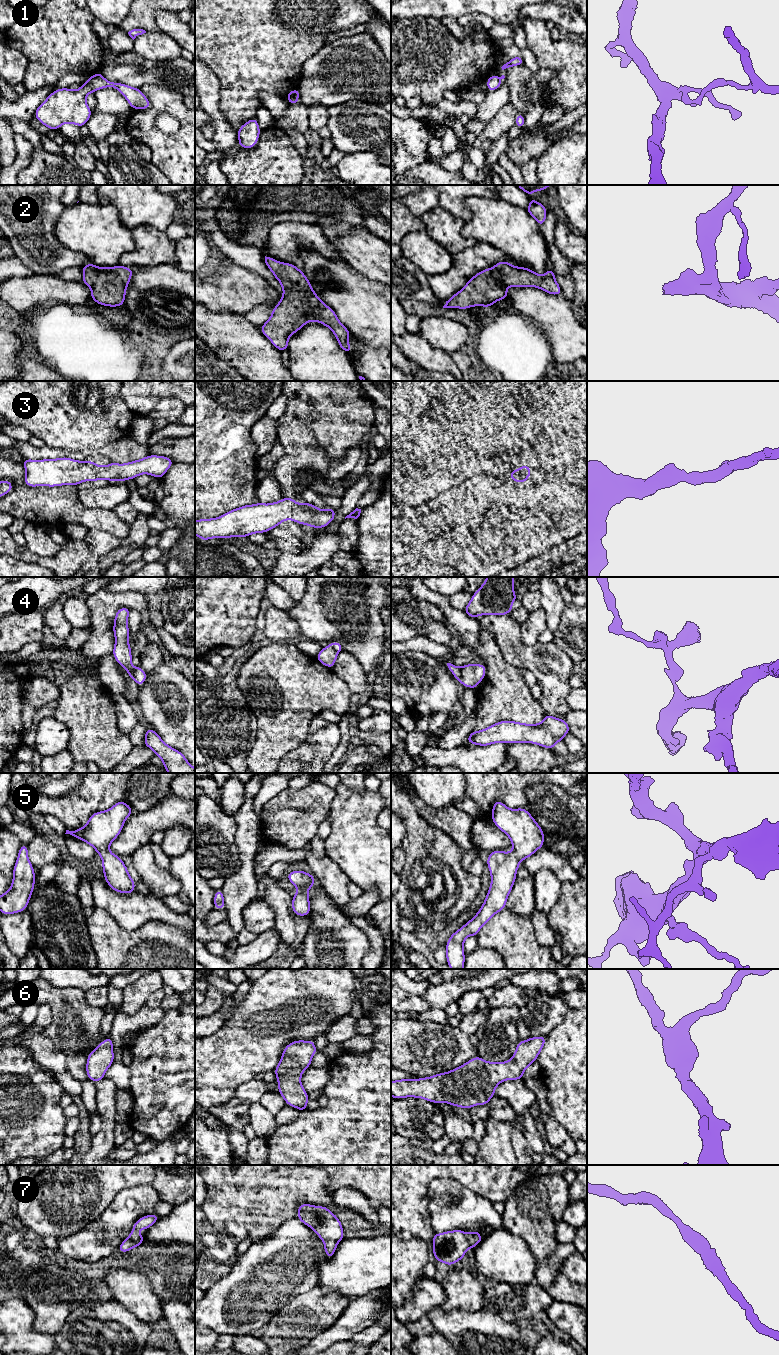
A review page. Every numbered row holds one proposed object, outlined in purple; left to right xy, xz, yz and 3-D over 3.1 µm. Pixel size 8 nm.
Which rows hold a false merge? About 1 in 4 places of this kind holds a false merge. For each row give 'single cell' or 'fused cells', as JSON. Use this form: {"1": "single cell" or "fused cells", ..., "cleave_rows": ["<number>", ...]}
{"1": "fused cells", "2": "single cell", "3": "single cell", "4": "fused cells", "5": "single cell", "6": "single cell", "7": "single cell", "cleave_rows": ["1", "4"]}

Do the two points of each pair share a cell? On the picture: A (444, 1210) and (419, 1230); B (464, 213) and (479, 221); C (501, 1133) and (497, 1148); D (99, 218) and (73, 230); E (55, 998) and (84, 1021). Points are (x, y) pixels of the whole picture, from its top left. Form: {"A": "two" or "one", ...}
{"A": "two", "B": "two", "C": "one", "D": "one", "E": "one"}

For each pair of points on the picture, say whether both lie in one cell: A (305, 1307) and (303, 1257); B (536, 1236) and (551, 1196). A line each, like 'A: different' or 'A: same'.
A: different
B: same

